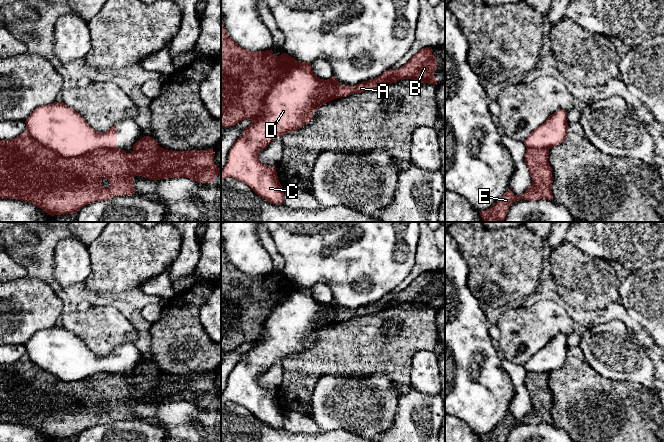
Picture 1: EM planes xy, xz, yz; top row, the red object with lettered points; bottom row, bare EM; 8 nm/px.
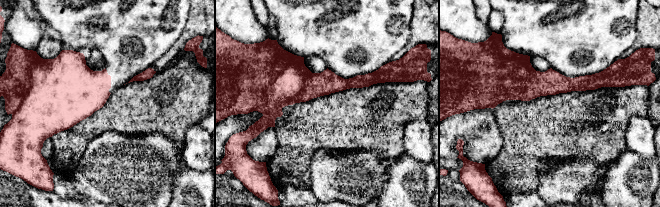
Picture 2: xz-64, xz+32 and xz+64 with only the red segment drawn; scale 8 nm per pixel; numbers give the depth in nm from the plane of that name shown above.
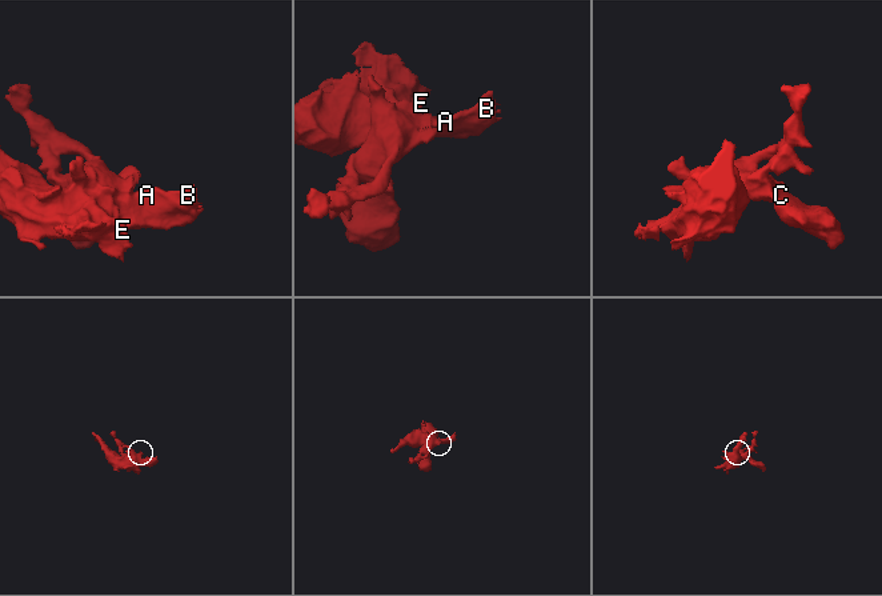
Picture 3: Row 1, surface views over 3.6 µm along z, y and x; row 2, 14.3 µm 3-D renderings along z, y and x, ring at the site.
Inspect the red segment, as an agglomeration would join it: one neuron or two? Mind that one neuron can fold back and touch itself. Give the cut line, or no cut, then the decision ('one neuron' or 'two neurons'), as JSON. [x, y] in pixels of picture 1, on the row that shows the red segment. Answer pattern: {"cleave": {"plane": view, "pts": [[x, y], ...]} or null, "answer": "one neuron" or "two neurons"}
{"cleave": {"plane": "xy", "pts": [[26, 130], [63, 156], [116, 149]]}, "answer": "two neurons"}

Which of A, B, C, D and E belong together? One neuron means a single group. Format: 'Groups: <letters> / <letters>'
Groups: A B E / C D

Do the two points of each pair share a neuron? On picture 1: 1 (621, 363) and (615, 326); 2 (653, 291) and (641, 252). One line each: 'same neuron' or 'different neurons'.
1: same neuron
2: same neuron

